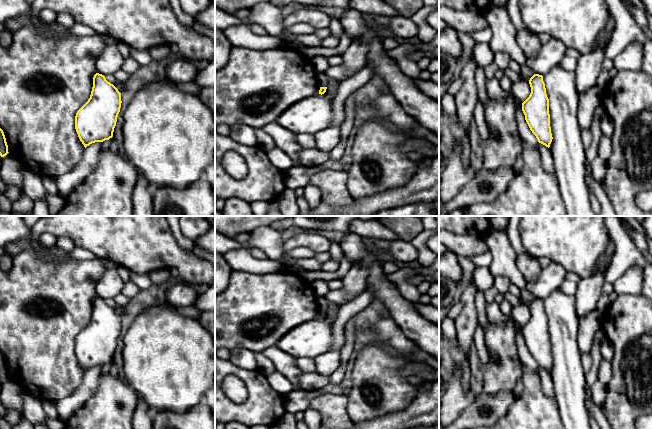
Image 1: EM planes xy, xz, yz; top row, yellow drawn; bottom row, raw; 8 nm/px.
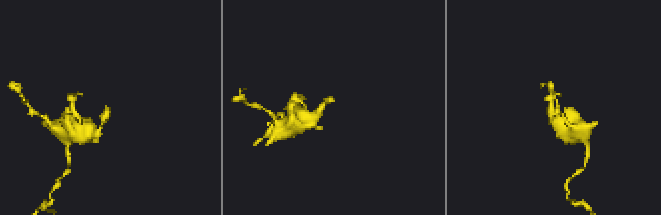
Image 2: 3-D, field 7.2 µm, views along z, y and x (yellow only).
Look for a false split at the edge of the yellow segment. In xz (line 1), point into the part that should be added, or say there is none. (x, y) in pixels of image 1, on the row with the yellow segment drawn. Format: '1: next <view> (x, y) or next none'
1: next none

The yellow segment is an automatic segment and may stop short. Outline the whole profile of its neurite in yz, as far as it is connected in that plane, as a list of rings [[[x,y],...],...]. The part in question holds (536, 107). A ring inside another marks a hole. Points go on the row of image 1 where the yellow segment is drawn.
[[[534,74],[530,78],[529,84],[531,93],[522,103],[522,111],[538,142],[549,148],[553,137],[550,127],[549,99],[546,94],[543,76]]]

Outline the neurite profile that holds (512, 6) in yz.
[[[508,0],[506,4],[509,17],[517,31],[525,29],[525,25],[520,16],[518,3],[519,0]]]

